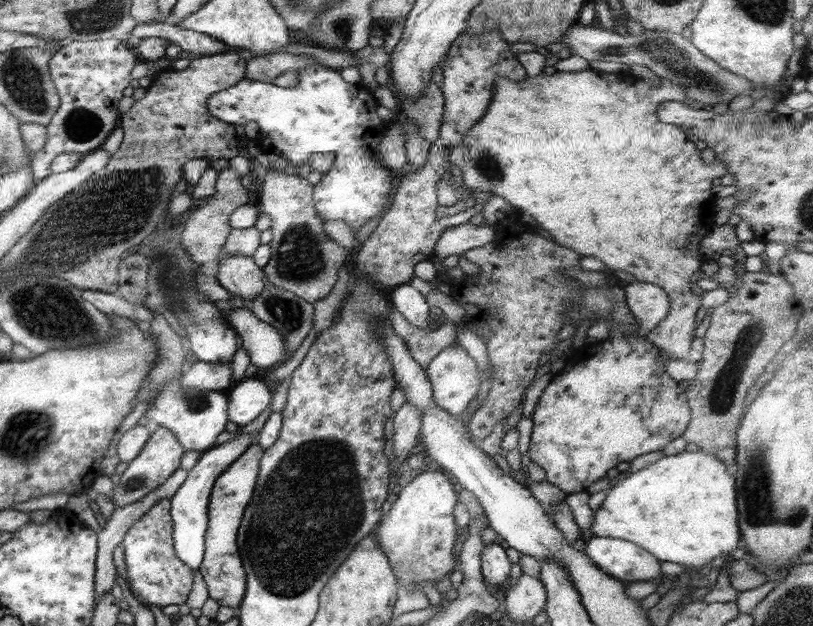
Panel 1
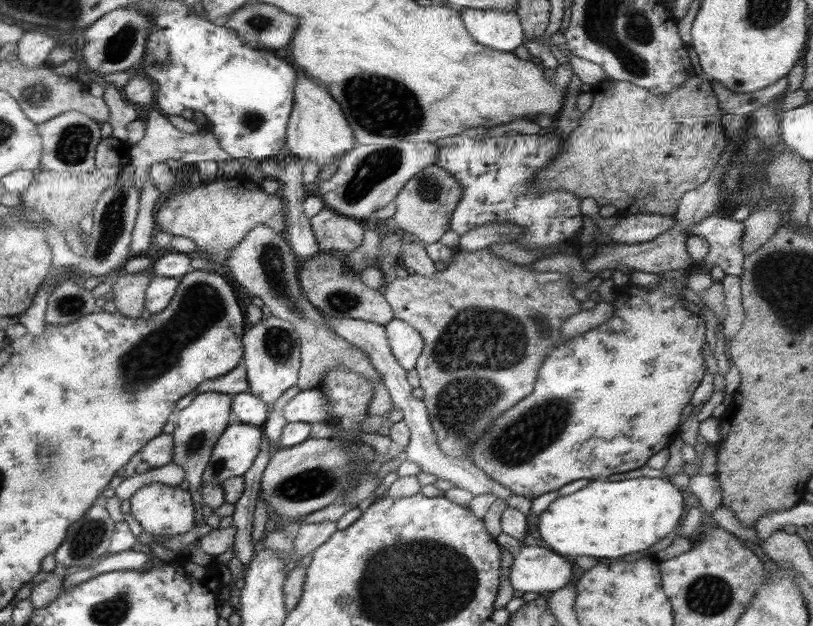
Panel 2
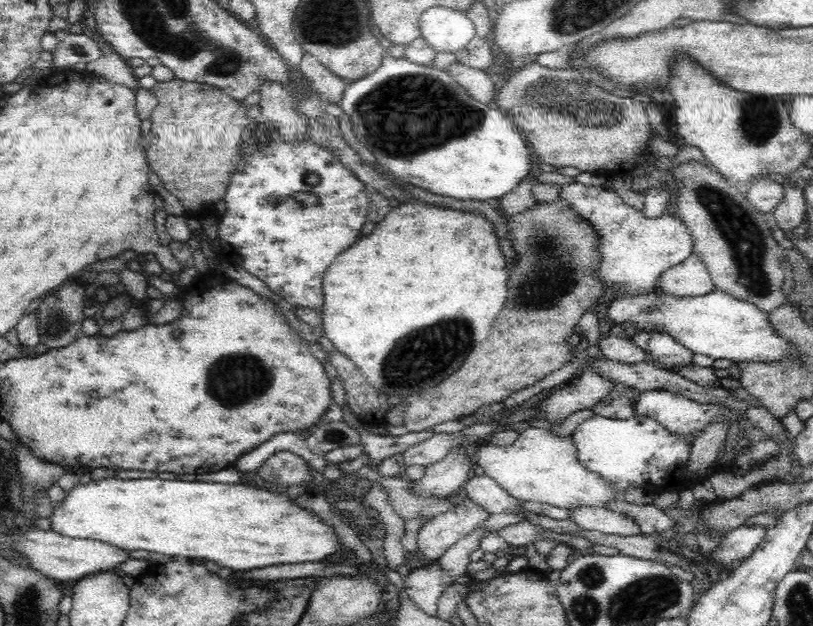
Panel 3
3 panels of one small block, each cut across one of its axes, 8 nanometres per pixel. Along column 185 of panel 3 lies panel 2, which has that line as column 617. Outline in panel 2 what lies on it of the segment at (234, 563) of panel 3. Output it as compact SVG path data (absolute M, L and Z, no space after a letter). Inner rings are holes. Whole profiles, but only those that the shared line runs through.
M633 478L633 480L617 480L617 482L591 482L585 488L559 496L553 500L537 517L533 517L535 535L541 537L549 546L549 550L558 555L567 556L599 556L599 558L617 558L621 554L641 552L655 542L663 540L680 526L686 507L683 504L682 491L668 480L661 478Z

